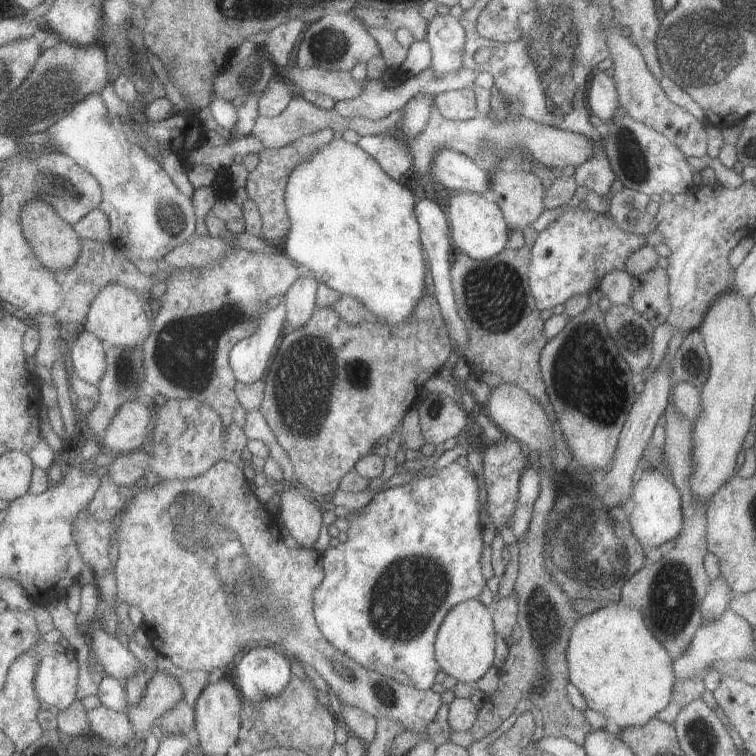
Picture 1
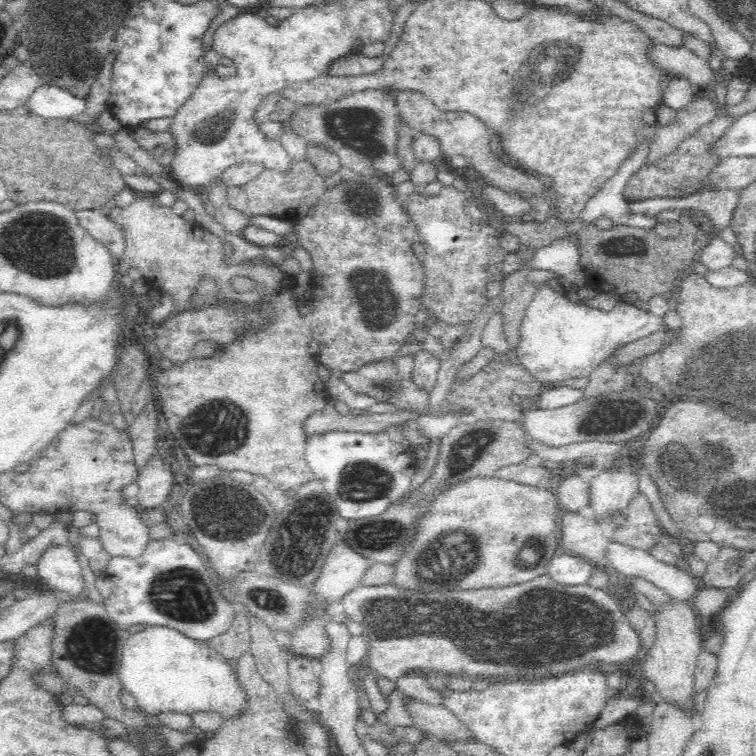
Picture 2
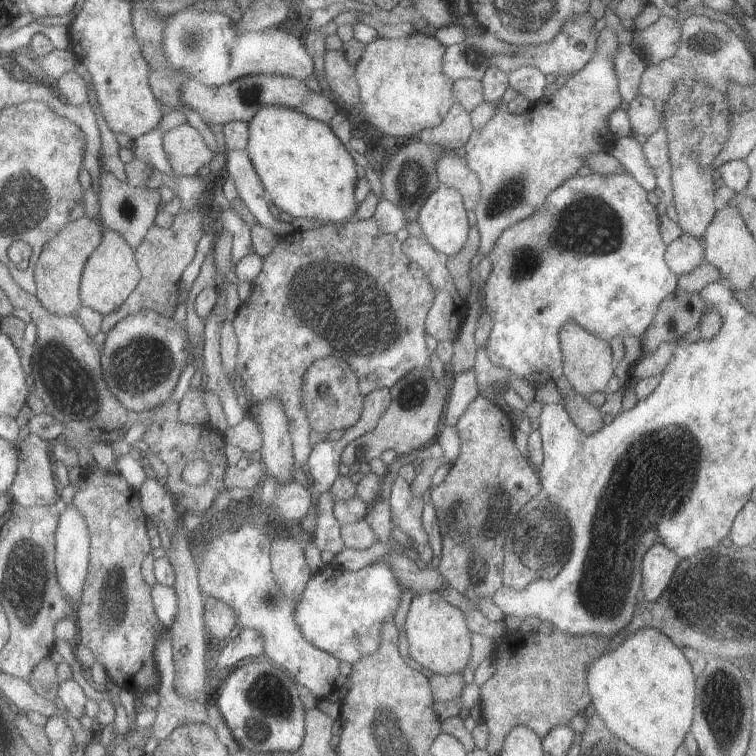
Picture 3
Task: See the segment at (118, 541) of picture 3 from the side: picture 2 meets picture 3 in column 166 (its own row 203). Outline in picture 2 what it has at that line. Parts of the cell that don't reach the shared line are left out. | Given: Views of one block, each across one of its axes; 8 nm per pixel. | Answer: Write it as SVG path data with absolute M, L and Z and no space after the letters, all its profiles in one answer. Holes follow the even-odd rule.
M720 116L712 120L712 124L706 124L700 128L694 136L688 136L680 140L672 152L668 152L664 158L658 158L656 162L646 162L642 170L638 170L628 184L622 190L622 200L624 204L632 202L644 202L652 198L670 198L670 200L684 200L688 196L702 194L704 196L704 186L710 182L712 174L722 166L724 156L720 156L718 148L726 132L734 126L734 118L730 116Z

